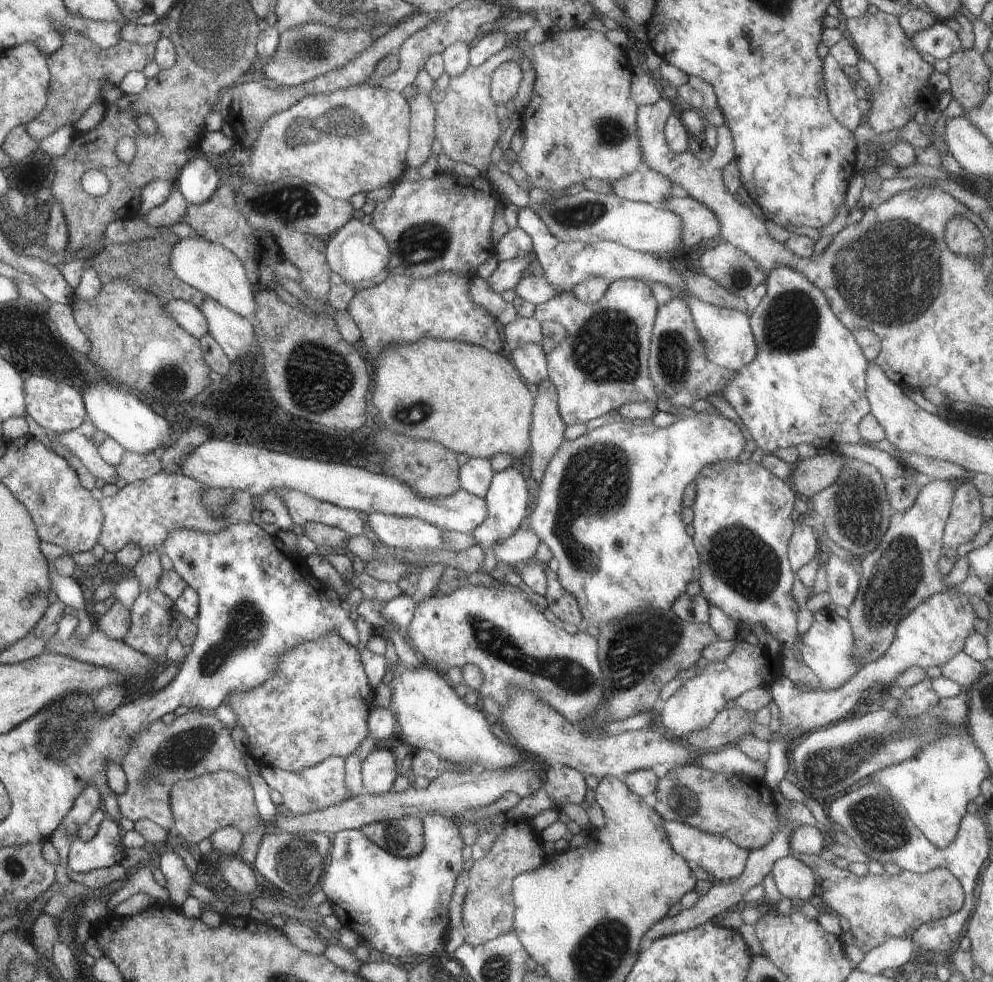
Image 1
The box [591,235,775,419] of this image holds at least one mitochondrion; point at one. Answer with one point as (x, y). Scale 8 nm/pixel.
(674, 353)

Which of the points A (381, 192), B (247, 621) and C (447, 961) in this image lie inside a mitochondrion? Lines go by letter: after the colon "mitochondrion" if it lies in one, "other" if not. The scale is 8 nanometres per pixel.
A: other
B: mitochondrion
C: other

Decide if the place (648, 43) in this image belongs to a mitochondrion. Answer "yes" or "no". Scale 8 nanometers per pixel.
no

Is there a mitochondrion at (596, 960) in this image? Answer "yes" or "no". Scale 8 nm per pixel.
yes

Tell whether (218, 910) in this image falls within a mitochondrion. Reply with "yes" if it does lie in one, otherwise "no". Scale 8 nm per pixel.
no

